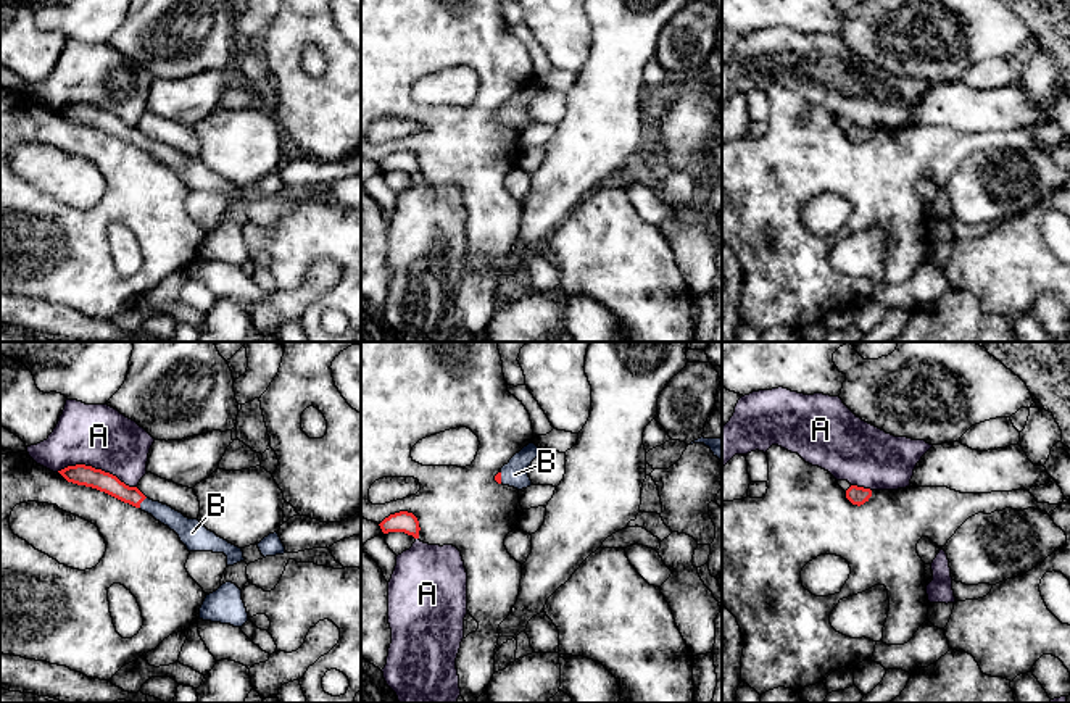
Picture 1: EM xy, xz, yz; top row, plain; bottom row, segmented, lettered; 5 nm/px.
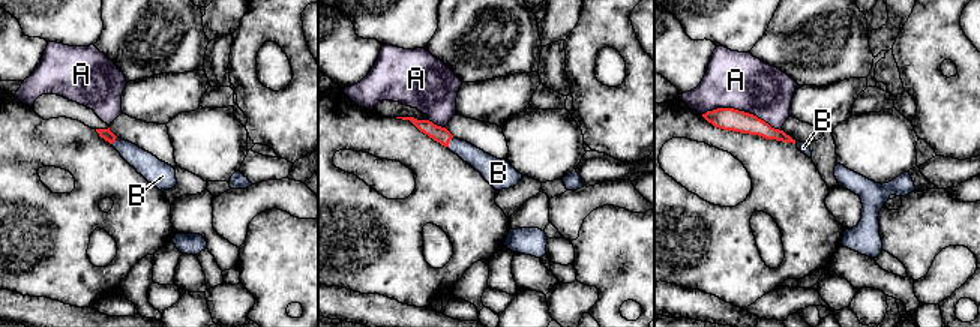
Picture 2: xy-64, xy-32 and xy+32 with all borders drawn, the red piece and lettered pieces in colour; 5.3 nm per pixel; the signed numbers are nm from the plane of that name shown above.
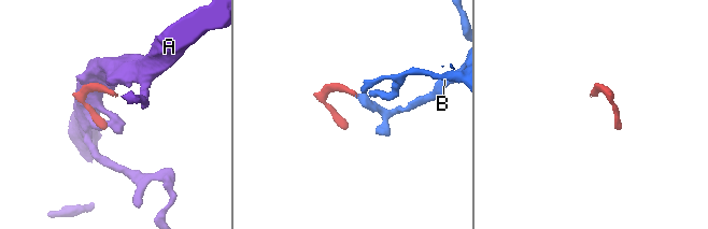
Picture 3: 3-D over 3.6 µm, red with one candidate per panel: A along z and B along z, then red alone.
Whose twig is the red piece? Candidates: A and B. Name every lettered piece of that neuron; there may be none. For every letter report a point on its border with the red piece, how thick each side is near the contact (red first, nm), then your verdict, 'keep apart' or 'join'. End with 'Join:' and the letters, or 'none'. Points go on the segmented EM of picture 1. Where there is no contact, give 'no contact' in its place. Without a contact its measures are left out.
A: xy (97, 470) | 110/320 nm | keep apart
B: xy (142, 500) | 100/100 nm | join
Join: B

